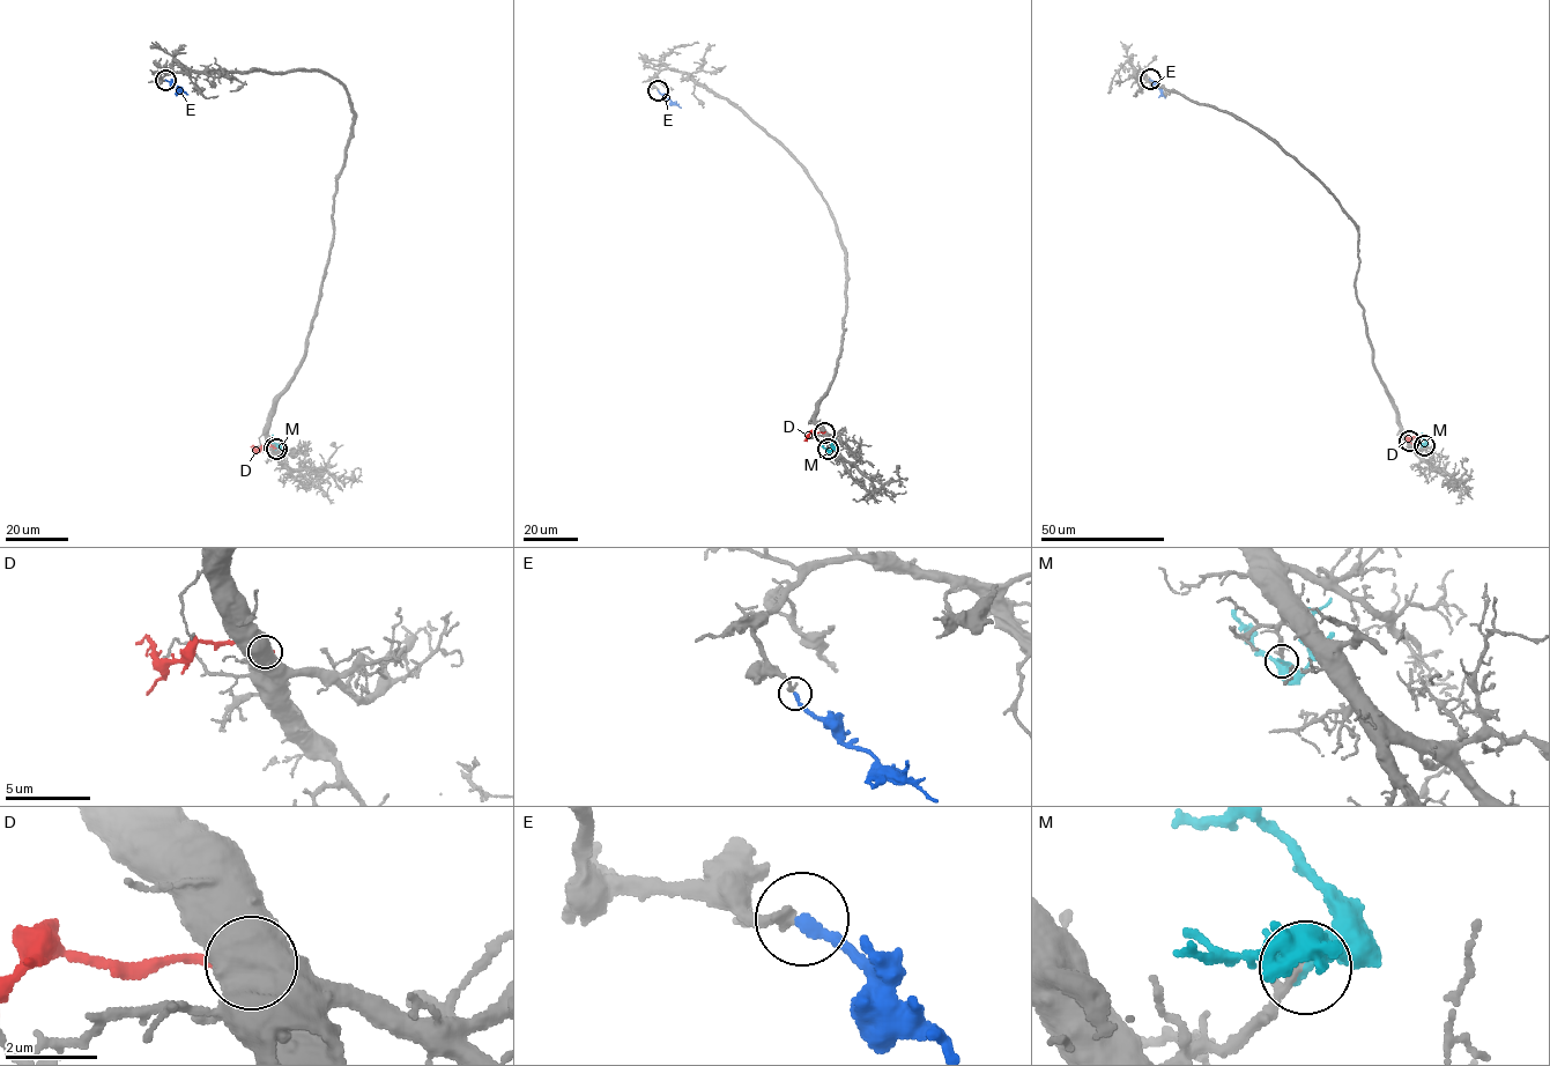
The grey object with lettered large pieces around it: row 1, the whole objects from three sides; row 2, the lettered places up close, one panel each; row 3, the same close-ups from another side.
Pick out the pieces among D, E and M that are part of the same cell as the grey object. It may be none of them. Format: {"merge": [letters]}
{"merge": ["E"]}

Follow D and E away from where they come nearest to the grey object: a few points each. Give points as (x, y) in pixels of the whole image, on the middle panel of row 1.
D: (823, 432), (809, 434), (805, 441)
E: (658, 90), (681, 108)

